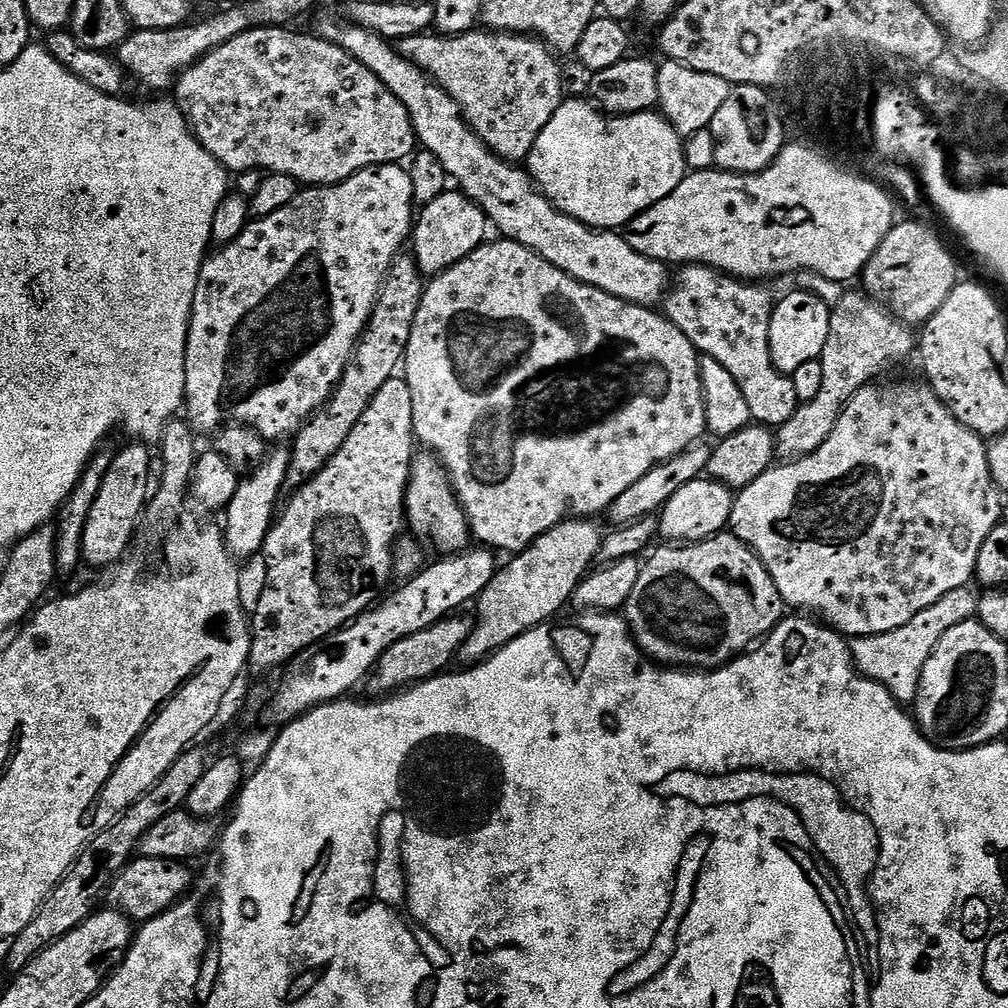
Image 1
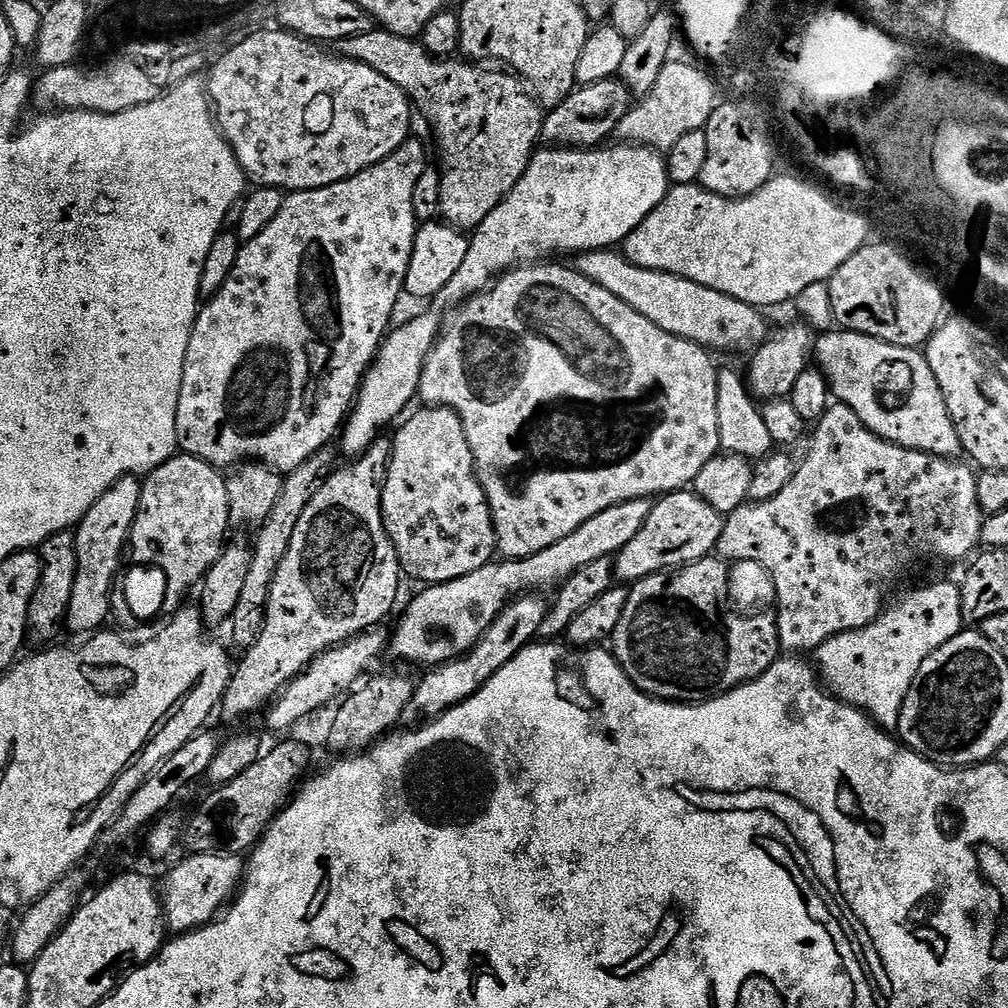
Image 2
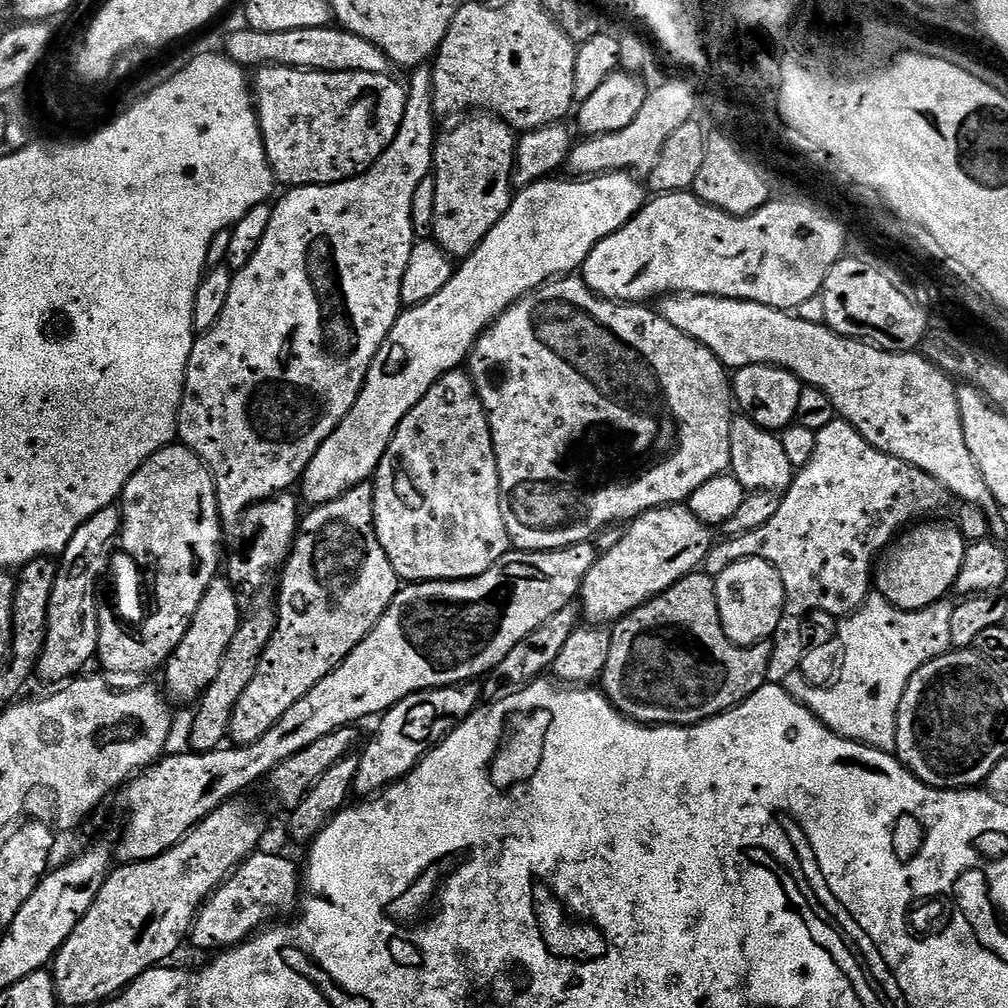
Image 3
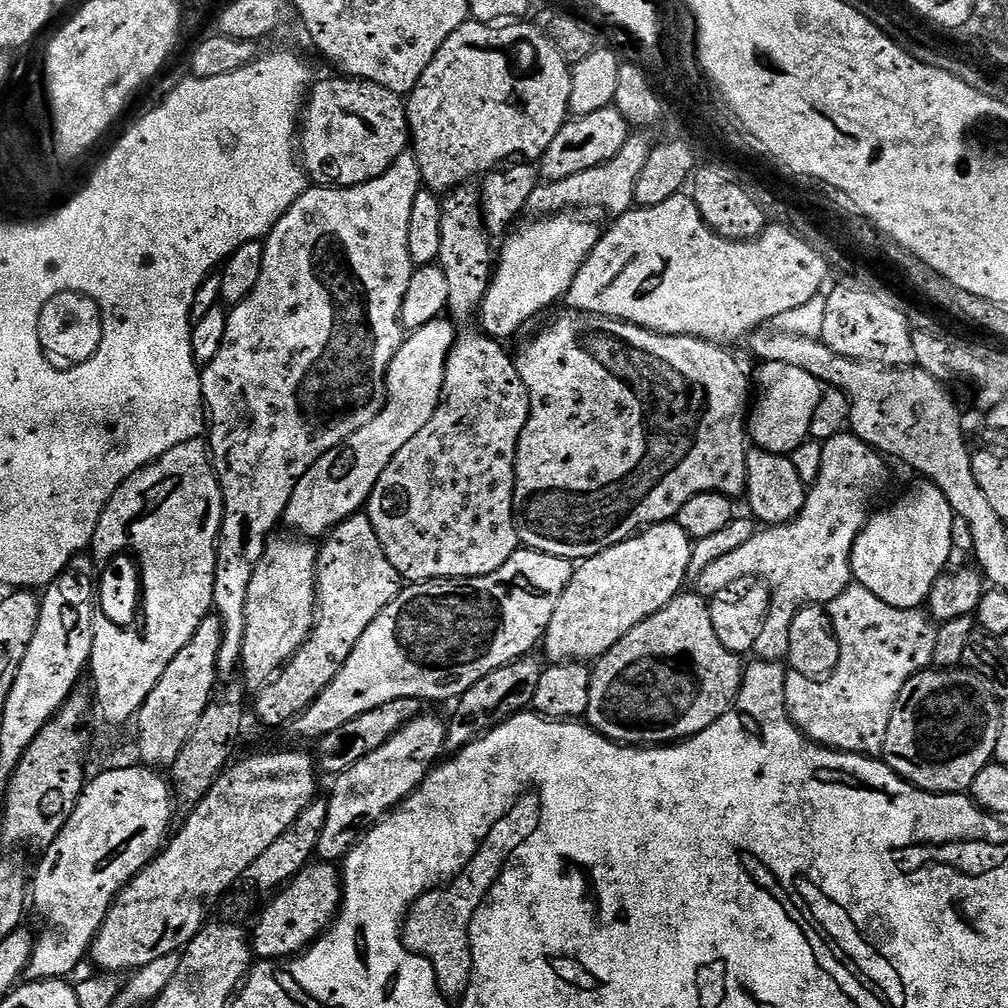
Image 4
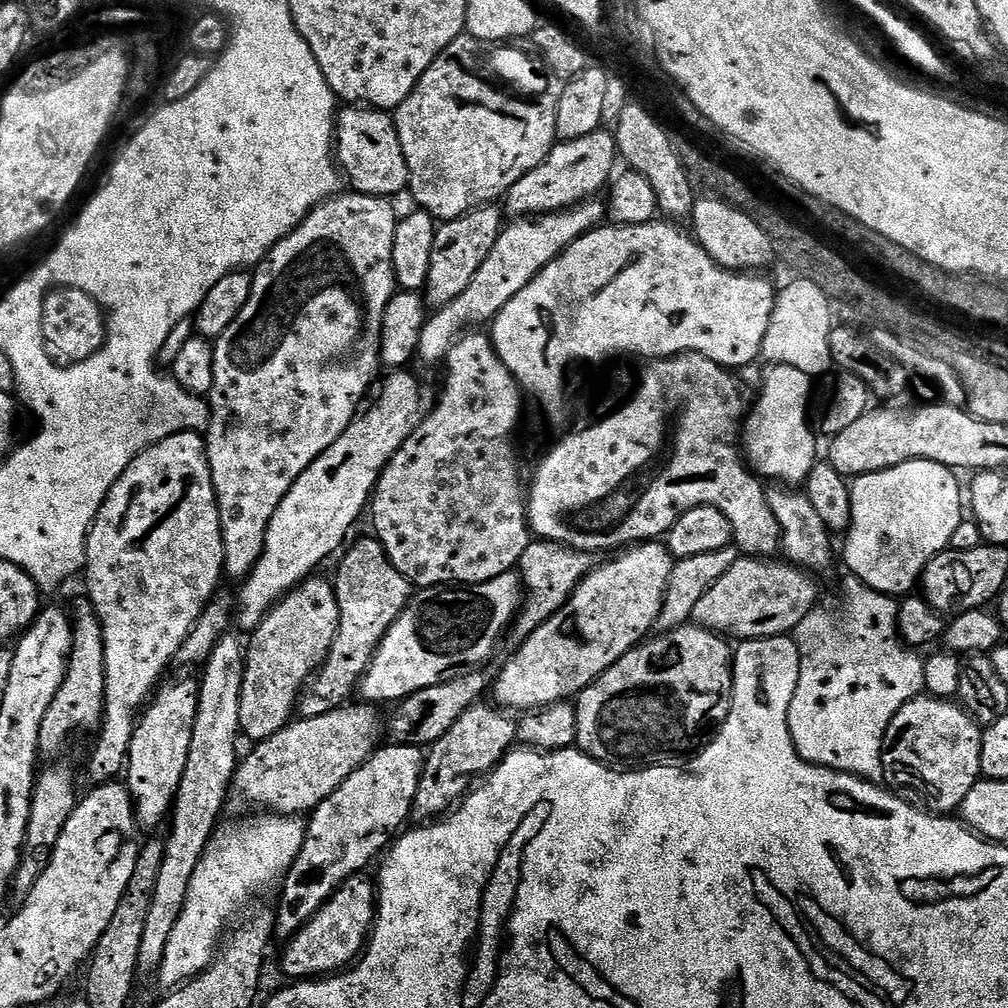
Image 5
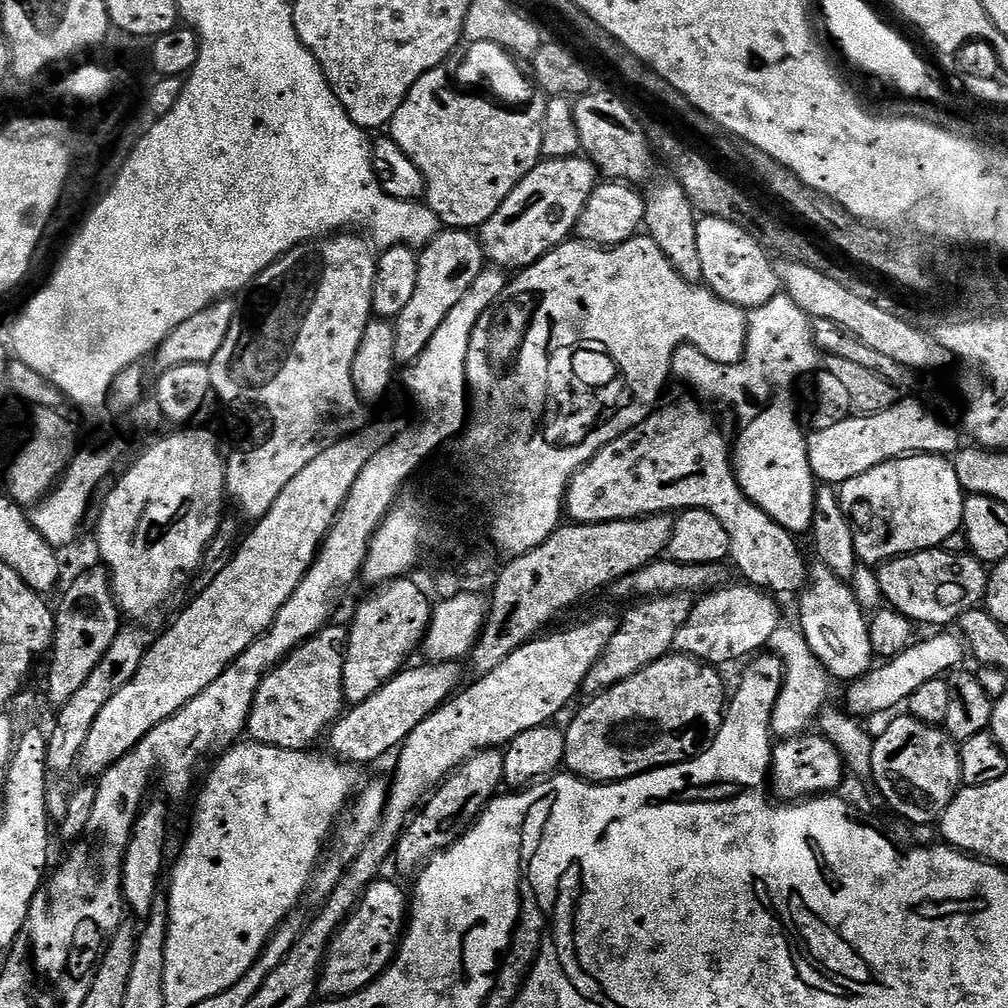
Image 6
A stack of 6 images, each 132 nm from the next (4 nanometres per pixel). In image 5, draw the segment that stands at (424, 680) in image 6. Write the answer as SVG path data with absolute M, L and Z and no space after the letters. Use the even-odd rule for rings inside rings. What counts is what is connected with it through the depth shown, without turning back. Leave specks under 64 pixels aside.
M368 702L359 703L339 708L330 714L322 714L318 718L293 719L282 730L278 730L278 734L259 741L253 747L256 749L245 760L243 757L239 761L236 778L230 789L231 795L235 799L237 796L244 804L253 804L256 807L253 809L264 809L272 814L300 816L311 813L312 809L318 807L334 790L338 790L338 786L342 786L342 782L346 782L346 778L350 778L354 770L366 763L381 743L381 709Z

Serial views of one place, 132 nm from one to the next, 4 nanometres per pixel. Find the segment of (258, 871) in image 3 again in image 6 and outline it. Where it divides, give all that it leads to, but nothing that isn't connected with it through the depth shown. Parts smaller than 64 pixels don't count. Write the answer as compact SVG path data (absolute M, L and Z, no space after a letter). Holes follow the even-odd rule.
M378 878L365 889L356 909L332 935L332 940L328 943L328 953L324 957L324 965L320 969L318 981L318 992L324 1000L341 1000L344 996L353 996L363 992L392 965L396 958L396 952L400 949L400 942L408 922L410 896L407 891L403 892L394 881L384 879Z

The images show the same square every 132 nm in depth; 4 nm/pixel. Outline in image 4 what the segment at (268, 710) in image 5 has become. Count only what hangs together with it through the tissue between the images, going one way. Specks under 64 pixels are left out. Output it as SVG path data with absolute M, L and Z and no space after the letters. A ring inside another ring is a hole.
M277 530L269 536L246 594L246 638L242 638L242 683L249 693L265 688L310 638L316 625L317 545L299 534Z

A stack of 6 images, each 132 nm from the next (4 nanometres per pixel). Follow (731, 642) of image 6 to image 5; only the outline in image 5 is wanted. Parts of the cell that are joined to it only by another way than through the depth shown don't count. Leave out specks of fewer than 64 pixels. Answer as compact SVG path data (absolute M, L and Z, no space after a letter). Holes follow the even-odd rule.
M742 558L734 562L734 566L730 566L730 570L722 574L722 578L718 578L718 582L714 582L706 594L702 594L698 606L694 606L692 620L709 632L737 636L735 639L740 642L795 633L798 622L802 622L802 618L806 618L806 614L817 607L816 584L812 581L815 579L803 568L787 562L779 564L778 561L776 558Z

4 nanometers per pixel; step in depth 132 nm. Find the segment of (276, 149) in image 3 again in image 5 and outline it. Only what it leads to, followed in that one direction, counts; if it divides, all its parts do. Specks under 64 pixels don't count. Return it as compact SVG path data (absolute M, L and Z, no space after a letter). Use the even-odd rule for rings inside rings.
M367 106L341 107L336 118L334 155L347 183L352 183L353 193L396 198L407 189L406 154L402 154L395 119L387 111Z

